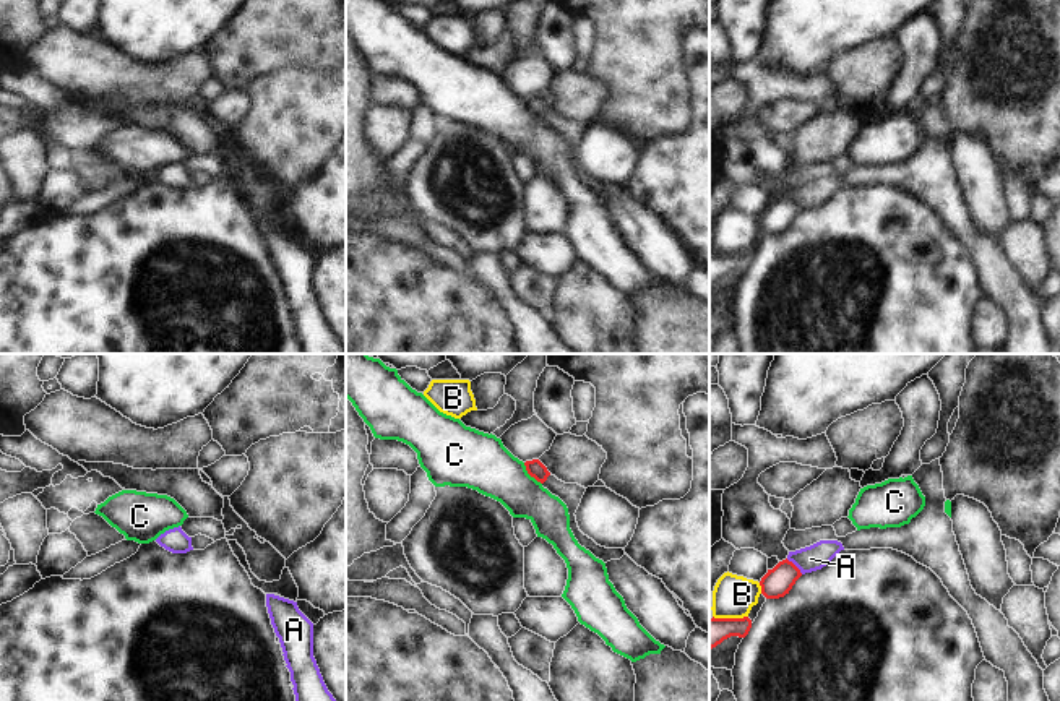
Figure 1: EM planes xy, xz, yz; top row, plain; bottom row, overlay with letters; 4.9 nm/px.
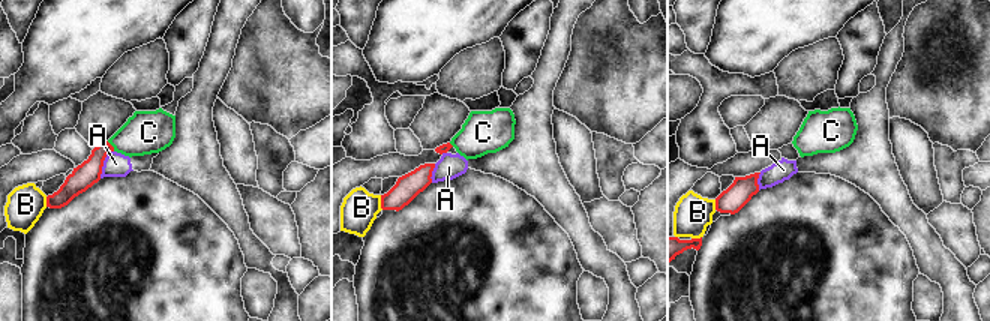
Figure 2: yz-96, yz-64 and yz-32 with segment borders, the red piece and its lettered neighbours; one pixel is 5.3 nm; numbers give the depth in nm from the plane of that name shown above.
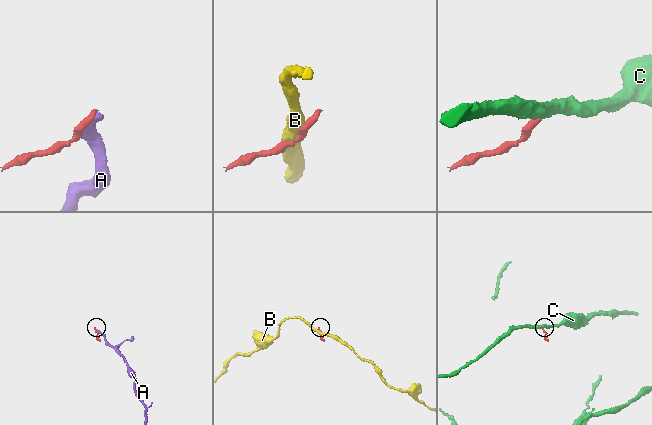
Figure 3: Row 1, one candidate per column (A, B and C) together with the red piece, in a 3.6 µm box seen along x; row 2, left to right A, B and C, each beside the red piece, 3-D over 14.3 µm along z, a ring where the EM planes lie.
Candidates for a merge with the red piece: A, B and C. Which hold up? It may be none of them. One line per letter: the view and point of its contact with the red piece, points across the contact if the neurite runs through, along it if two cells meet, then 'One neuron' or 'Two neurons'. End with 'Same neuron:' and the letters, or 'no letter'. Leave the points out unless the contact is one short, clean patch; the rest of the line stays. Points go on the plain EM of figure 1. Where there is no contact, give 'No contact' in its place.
A: Touches red at yz (794, 202). Two neurons
B: Touches red at yz (762, 224). Boundary: yz (758, 219), (762, 229). Two neurons
C: Touches red at xz (530, 111). Boundary: xz (523, 99), (525, 106), (541, 120). Two neurons
Same neuron: no letter

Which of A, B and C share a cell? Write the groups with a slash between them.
A / B / C

